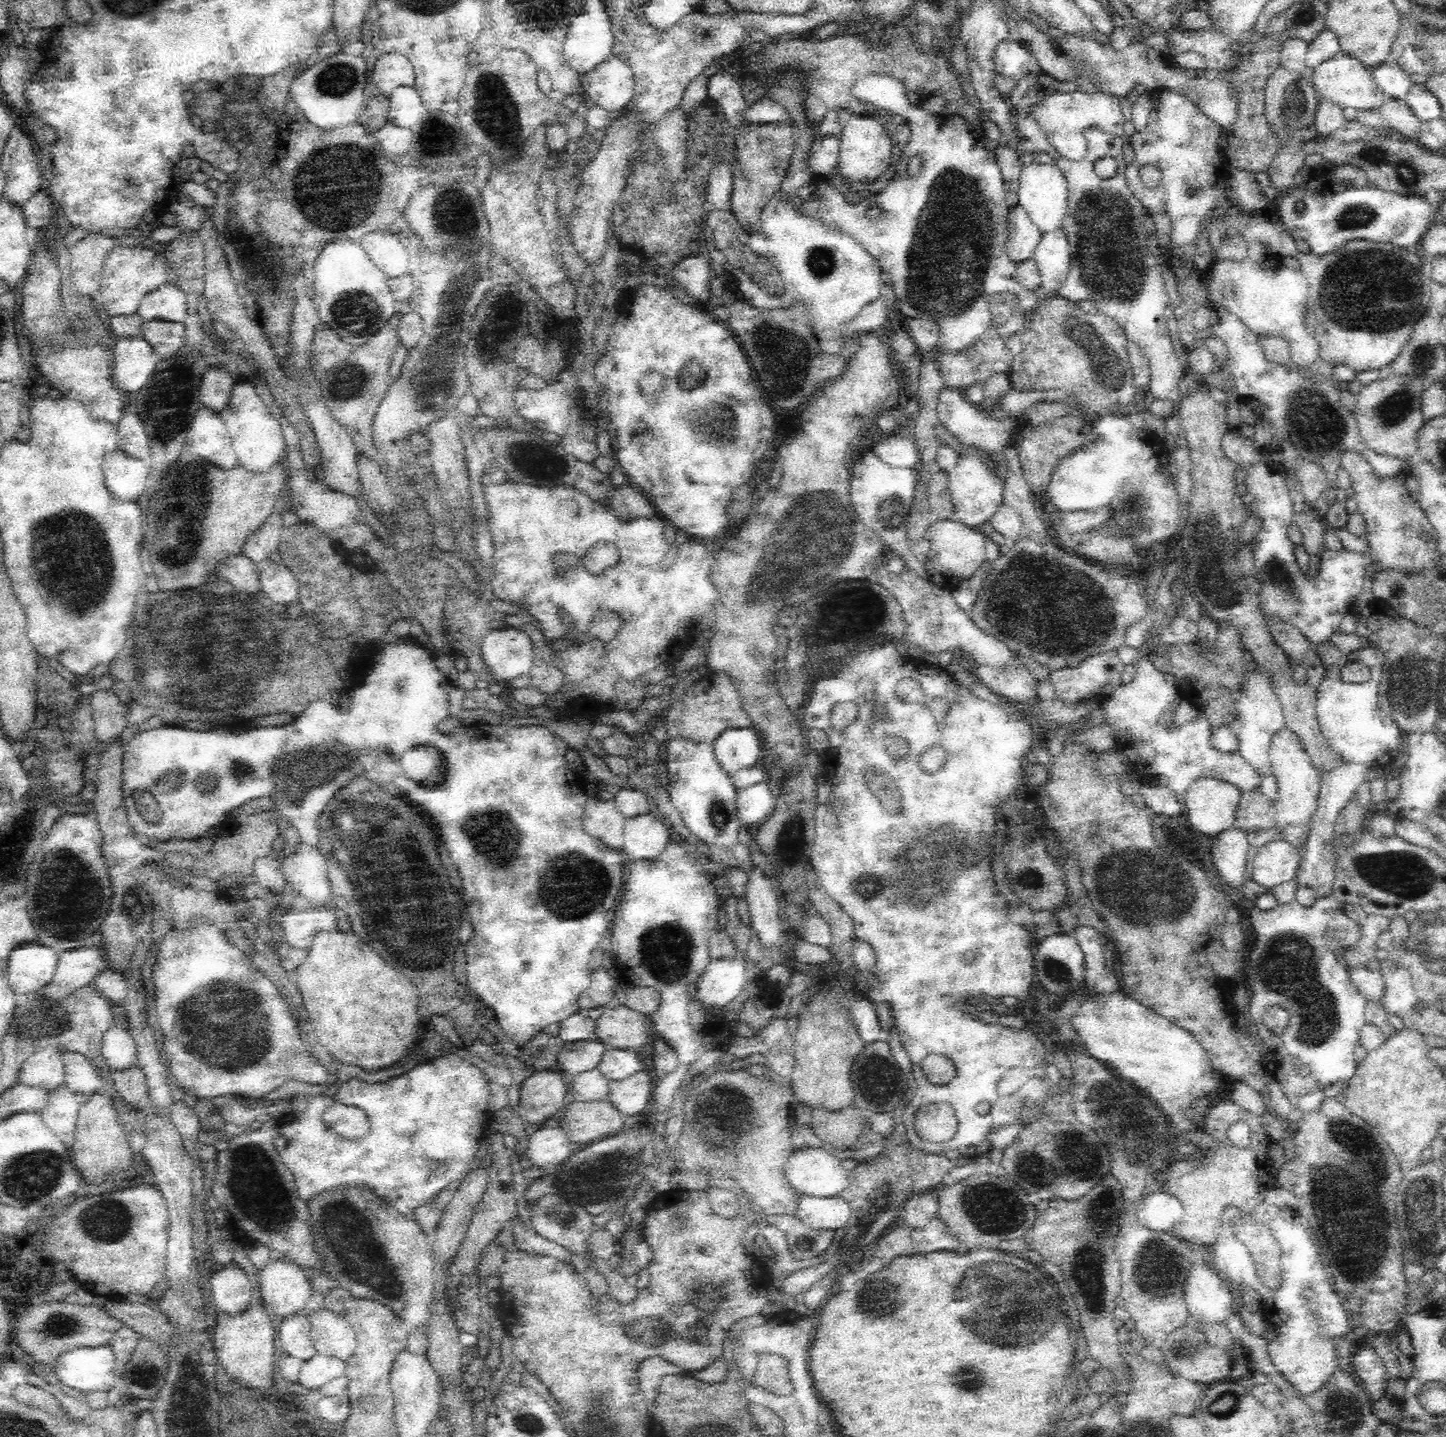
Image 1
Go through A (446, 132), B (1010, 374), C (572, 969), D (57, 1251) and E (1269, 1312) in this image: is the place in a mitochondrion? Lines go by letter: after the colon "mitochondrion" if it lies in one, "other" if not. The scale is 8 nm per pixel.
A: mitochondrion
B: other
C: other
D: other
E: other

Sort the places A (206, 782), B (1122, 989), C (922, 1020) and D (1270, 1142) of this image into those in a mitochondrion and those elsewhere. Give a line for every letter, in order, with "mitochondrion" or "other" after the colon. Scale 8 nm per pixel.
A: mitochondrion
B: other
C: other
D: other

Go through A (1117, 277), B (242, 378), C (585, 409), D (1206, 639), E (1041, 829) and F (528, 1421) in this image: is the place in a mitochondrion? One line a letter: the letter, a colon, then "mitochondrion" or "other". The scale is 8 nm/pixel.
A: mitochondrion
B: other
C: other
D: other
E: other
F: mitochondrion

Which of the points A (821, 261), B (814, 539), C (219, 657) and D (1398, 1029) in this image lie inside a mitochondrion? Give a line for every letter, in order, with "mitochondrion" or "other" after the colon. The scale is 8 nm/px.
A: mitochondrion
B: mitochondrion
C: mitochondrion
D: other

